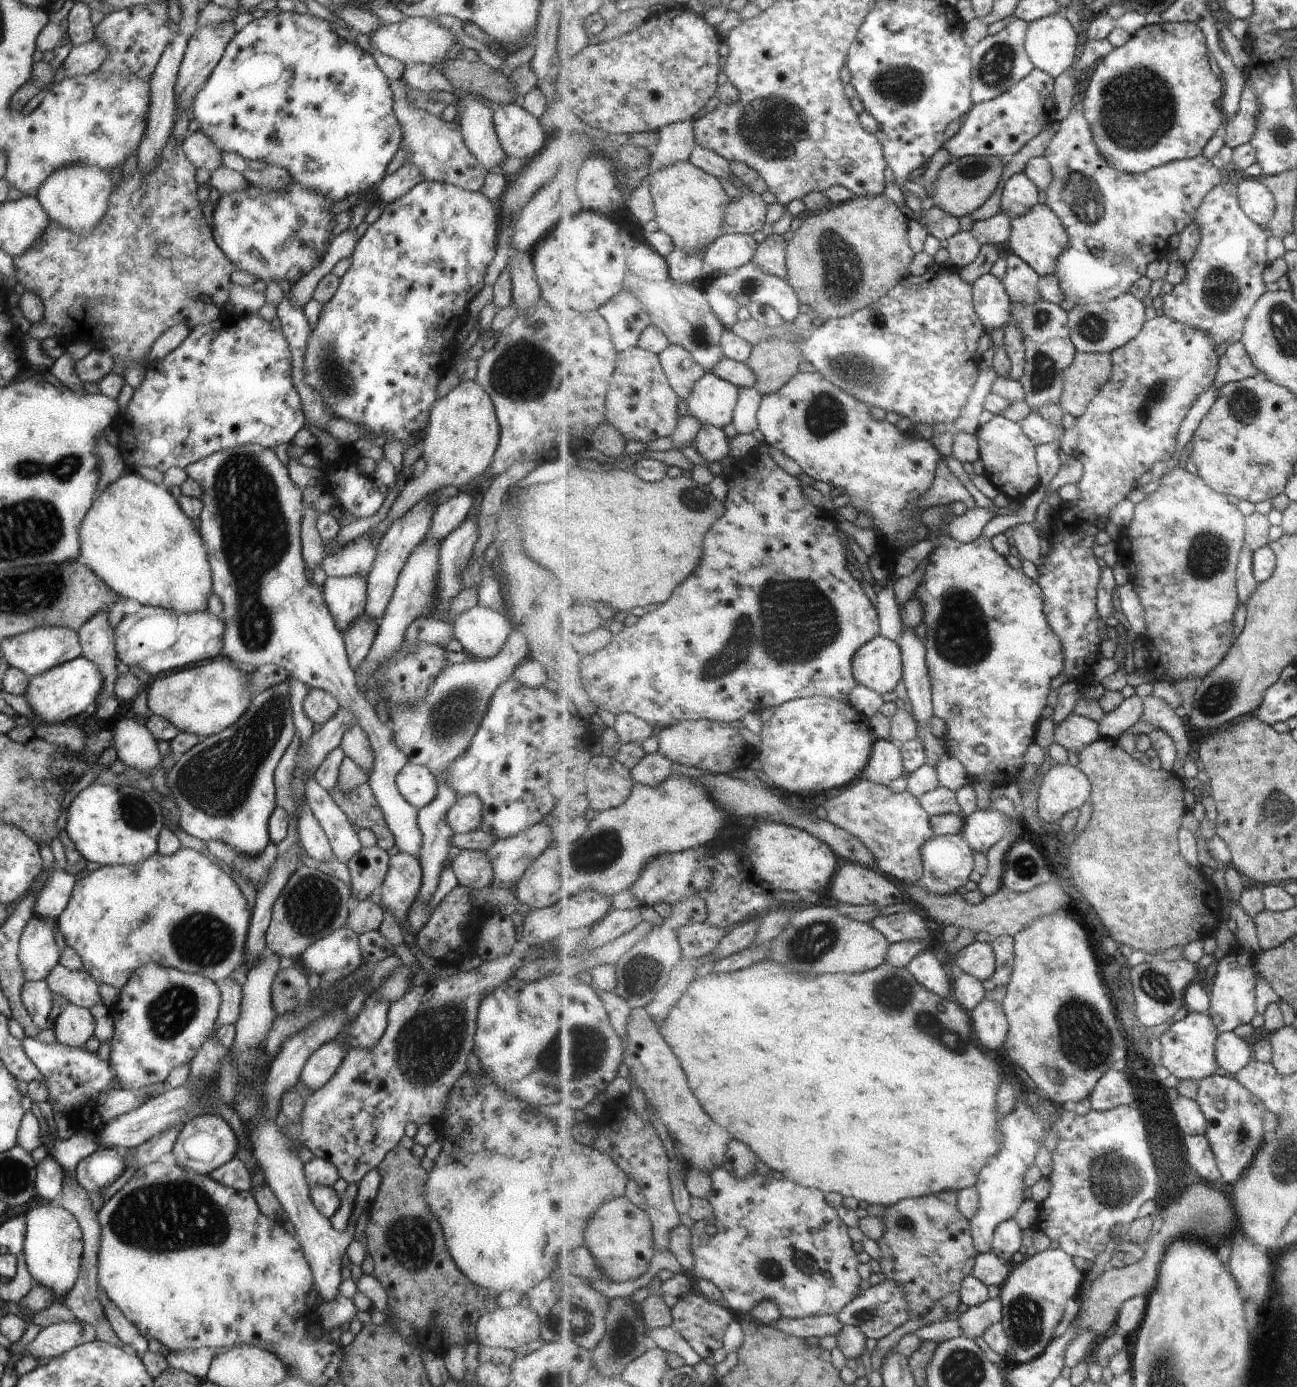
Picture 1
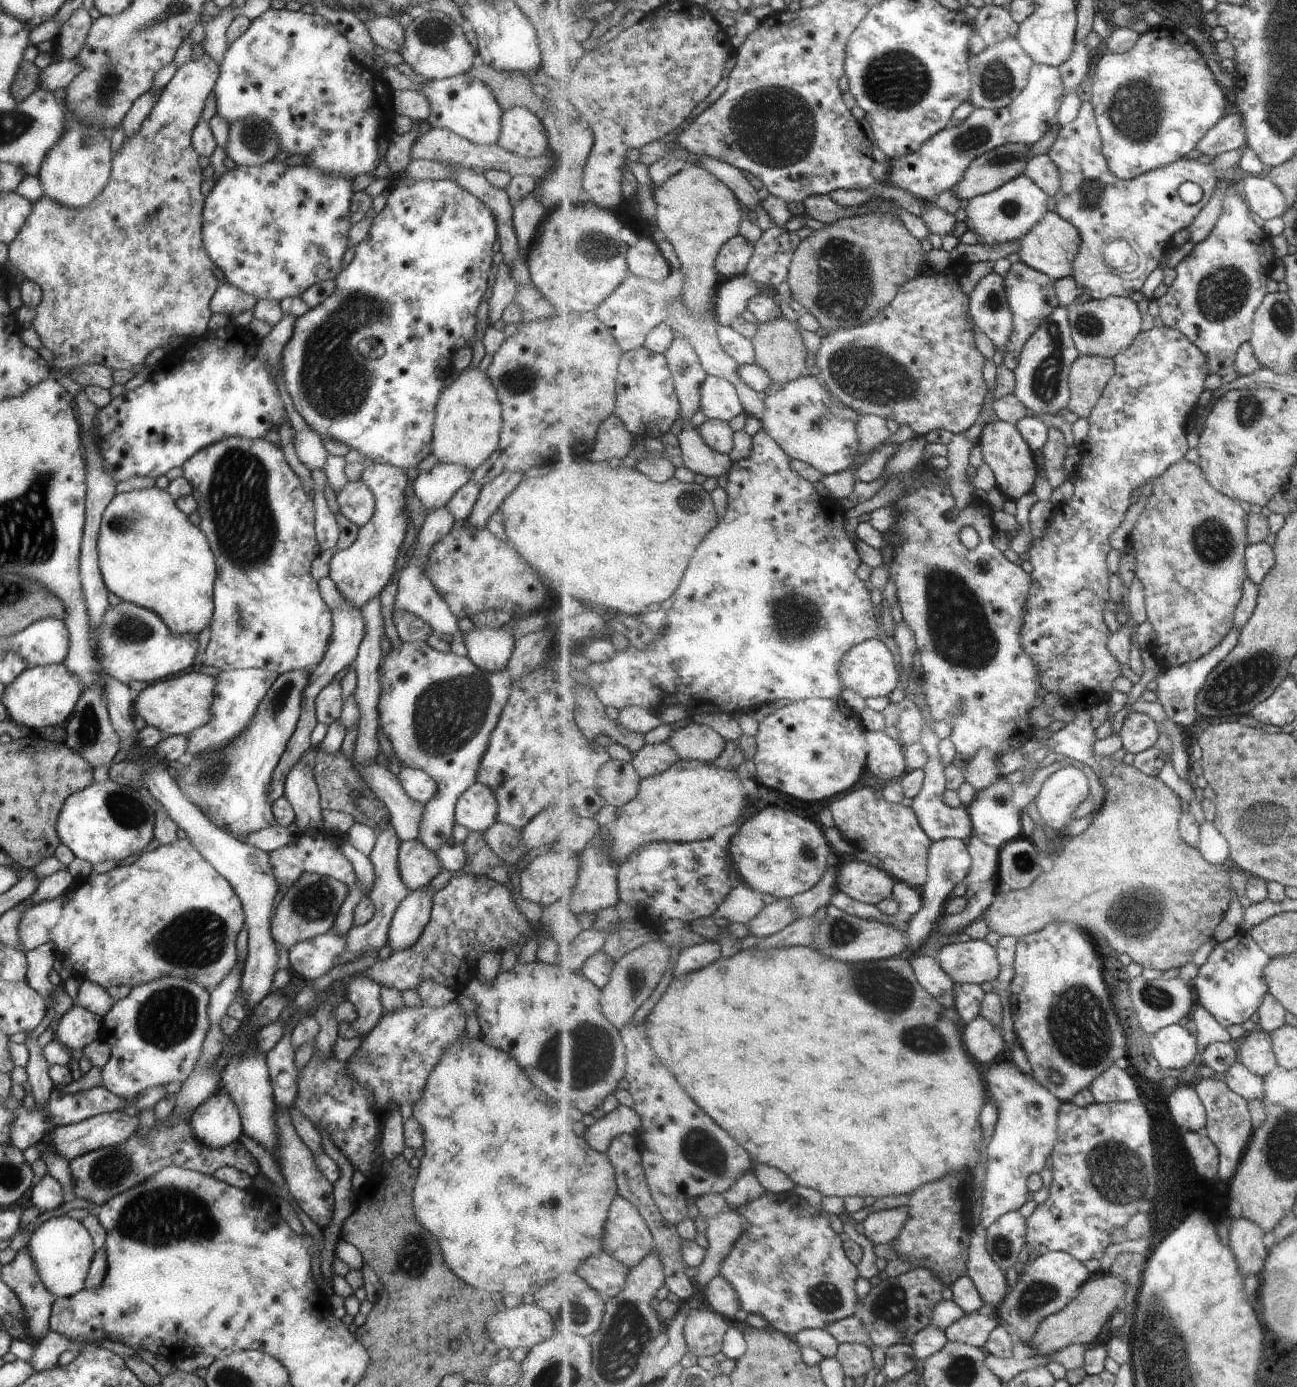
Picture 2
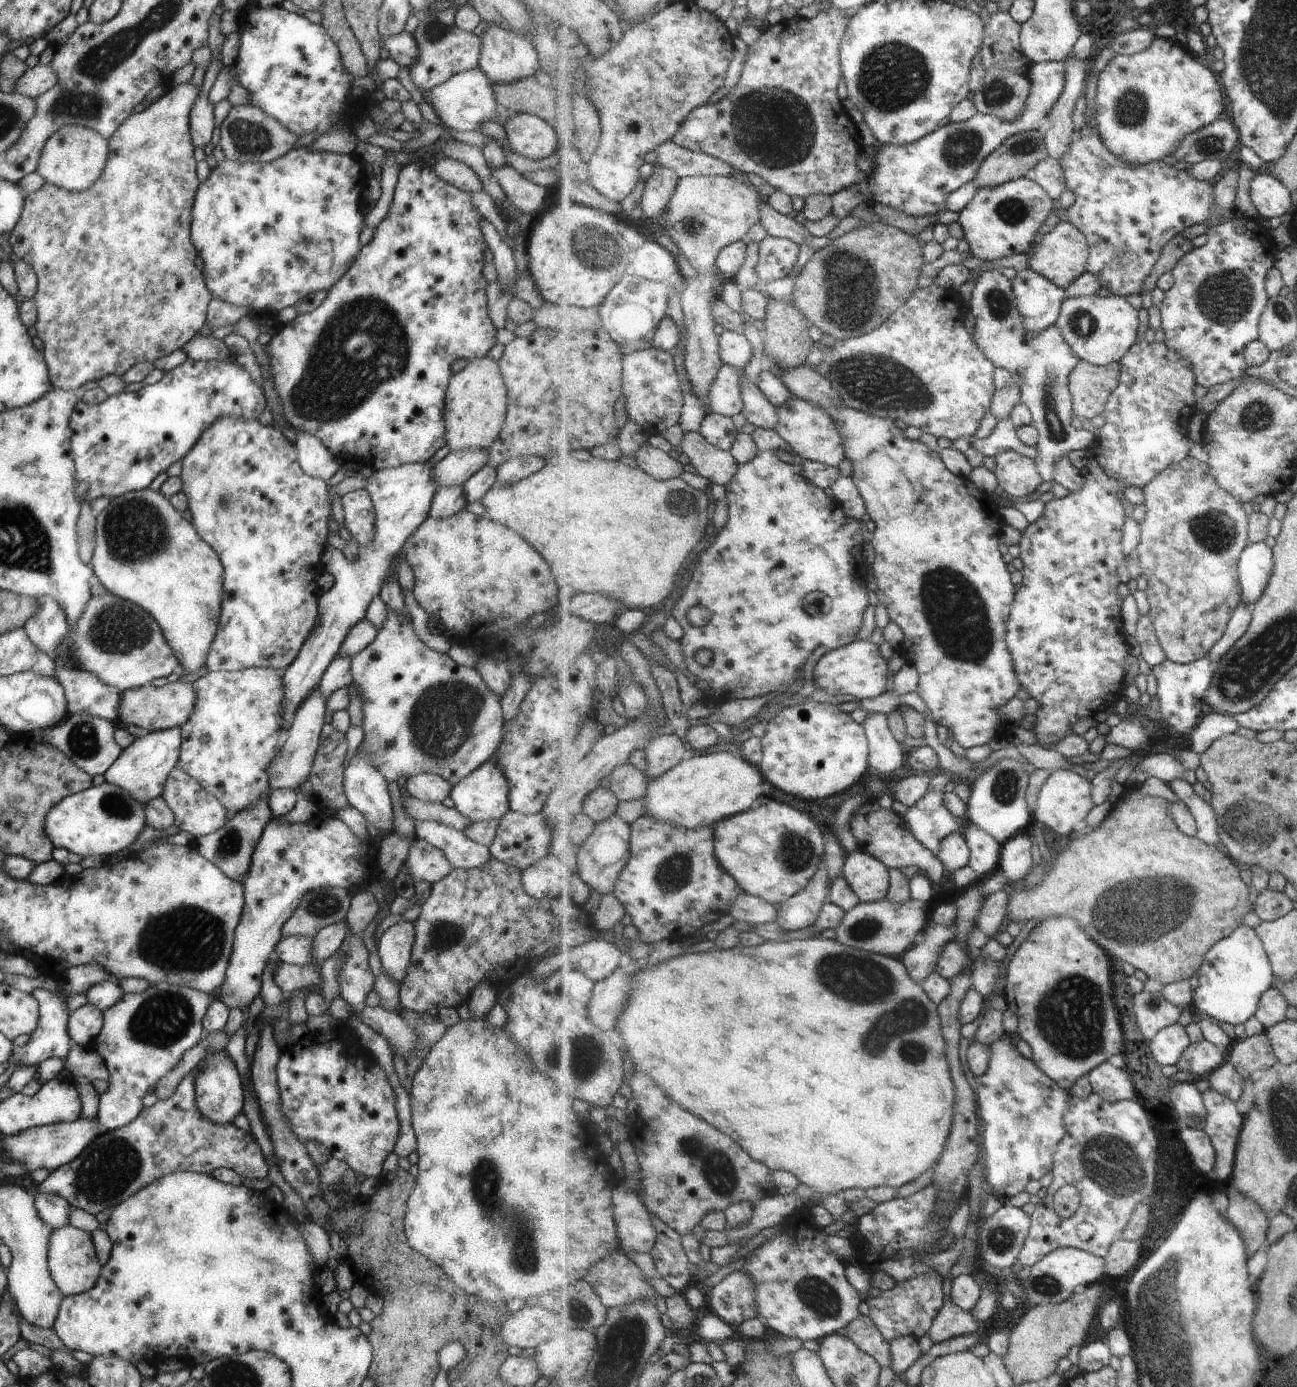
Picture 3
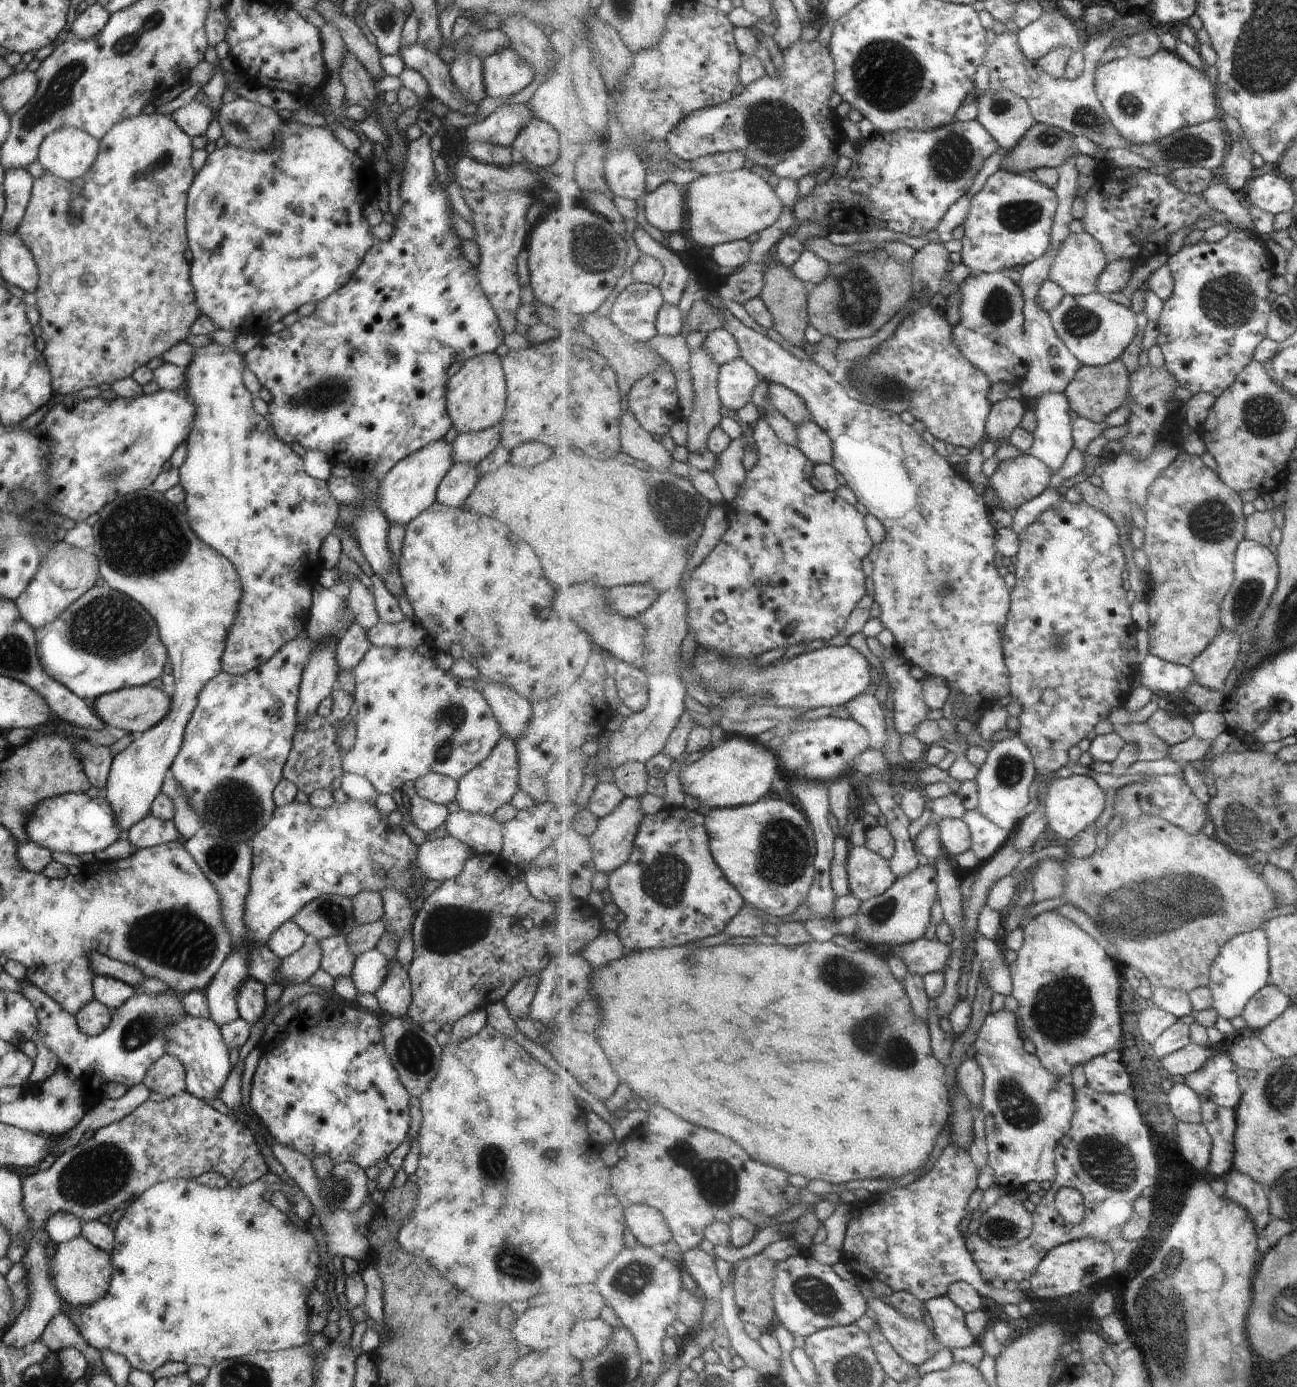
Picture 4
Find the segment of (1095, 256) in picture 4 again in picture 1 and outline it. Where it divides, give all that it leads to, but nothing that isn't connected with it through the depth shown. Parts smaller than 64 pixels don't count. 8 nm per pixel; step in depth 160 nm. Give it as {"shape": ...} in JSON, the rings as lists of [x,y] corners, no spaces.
{"shape":[[[1038,204],[1026,215],[1012,220],[1012,235],[1007,251],[1015,253],[1044,277],[1056,274],[1059,257],[1069,245],[1070,238],[1059,215],[1049,205]]]}

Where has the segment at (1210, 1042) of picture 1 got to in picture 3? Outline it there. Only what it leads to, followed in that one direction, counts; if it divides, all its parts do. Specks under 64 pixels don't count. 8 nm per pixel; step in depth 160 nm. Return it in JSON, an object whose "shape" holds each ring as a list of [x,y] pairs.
{"shape":[[[1177,1023],[1155,1035],[1151,1041],[1151,1050],[1160,1065],[1177,1065],[1191,1043],[1186,1027]]]}

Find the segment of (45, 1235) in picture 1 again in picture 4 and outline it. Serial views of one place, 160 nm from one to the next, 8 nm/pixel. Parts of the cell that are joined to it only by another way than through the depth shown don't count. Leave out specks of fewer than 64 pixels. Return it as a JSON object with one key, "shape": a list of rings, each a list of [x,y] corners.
{"shape":[[[75,1236],[55,1246],[49,1258],[50,1278],[59,1297],[71,1306],[85,1306],[105,1294],[111,1278],[109,1254],[87,1242],[83,1236]]]}

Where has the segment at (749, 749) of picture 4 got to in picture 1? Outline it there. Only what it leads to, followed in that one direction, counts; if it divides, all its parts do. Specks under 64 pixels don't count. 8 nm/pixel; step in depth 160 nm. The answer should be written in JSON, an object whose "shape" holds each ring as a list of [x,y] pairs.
{"shape":[[[673,773],[663,784],[656,787],[635,783],[631,796],[614,809],[600,811],[585,836],[575,842],[553,844],[547,847],[516,880],[515,897],[518,902],[527,904],[531,909],[542,909],[551,906],[563,897],[574,897],[587,889],[595,889],[610,897],[629,890],[646,868],[646,864],[660,854],[684,851],[702,846],[711,847],[723,830],[727,815],[714,798],[695,779]]]}

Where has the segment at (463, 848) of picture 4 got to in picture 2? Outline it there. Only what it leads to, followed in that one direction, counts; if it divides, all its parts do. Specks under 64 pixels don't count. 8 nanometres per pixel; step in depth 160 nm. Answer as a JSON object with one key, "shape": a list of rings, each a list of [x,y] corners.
{"shape":[[[417,838],[400,842],[397,864],[400,880],[403,881],[408,891],[425,887],[434,876],[443,871],[437,857],[428,848],[425,848],[425,845],[422,845],[422,842]]]}

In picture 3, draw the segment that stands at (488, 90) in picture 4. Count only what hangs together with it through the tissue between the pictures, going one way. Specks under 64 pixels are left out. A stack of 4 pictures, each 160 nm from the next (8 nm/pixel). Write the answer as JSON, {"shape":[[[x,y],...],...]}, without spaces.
{"shape":[[[489,25],[489,28],[480,35],[480,53],[477,66],[487,76],[491,84],[512,83],[537,74],[536,71],[540,70],[540,64],[533,44],[511,31]]]}

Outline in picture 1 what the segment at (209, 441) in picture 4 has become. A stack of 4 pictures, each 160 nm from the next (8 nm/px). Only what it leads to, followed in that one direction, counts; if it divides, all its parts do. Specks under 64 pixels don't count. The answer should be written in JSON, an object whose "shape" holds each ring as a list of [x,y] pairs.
{"shape":[[[253,443],[209,453],[189,463],[184,471],[187,477],[199,483],[202,490],[200,499],[203,506],[198,514],[198,533],[206,546],[212,592],[219,597],[223,606],[220,619],[224,627],[219,657],[254,667],[269,663],[280,666],[287,671],[289,678],[295,678],[311,689],[323,689],[331,693],[339,707],[353,714],[357,726],[364,730],[373,749],[372,771],[366,783],[371,787],[383,818],[395,837],[394,845],[399,851],[418,860],[421,835],[416,825],[417,809],[399,794],[394,783],[395,775],[405,766],[407,757],[394,743],[391,721],[379,722],[375,707],[371,708],[365,702],[365,694],[356,687],[354,670],[348,663],[342,634],[326,607],[323,593],[312,580],[303,575],[306,564],[300,547],[300,520],[305,508],[301,505],[302,490],[289,479],[286,466],[275,457],[271,449]]]}

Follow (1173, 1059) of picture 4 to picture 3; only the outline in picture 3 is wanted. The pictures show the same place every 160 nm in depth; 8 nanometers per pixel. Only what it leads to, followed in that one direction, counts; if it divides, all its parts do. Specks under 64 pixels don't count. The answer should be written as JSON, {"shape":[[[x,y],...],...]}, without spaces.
{"shape":[[[1204,1039],[1198,1043],[1191,1043],[1175,1066],[1179,1071],[1190,1072],[1200,1079],[1206,1078],[1226,1060],[1227,1052]]]}

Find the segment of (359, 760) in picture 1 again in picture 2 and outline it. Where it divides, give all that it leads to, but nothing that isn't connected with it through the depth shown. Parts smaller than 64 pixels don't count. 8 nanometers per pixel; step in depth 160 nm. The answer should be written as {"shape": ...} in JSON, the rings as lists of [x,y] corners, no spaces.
{"shape":[[[375,763],[360,767],[361,778],[388,810],[389,822],[400,841],[415,839],[424,813],[424,804],[404,793],[398,778]]]}

